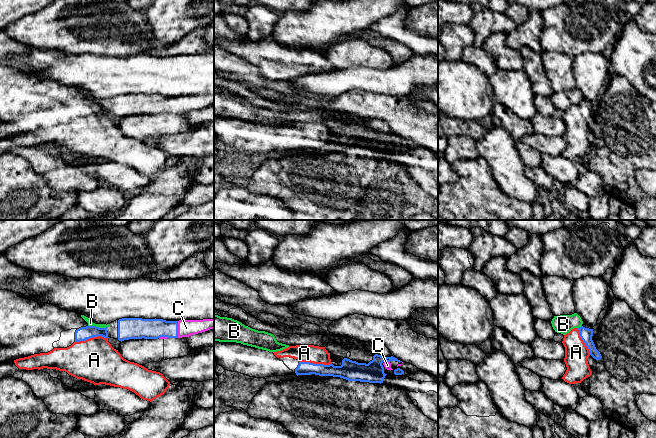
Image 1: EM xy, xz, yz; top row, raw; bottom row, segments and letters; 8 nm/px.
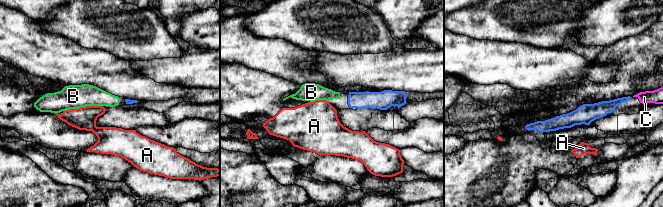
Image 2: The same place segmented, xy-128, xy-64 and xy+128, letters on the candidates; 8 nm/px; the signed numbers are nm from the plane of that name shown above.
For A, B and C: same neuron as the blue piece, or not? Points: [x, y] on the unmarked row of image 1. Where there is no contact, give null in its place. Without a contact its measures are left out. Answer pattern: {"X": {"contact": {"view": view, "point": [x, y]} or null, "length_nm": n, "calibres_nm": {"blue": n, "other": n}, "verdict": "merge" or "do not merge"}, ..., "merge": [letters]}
{"A": {"contact": {"view": "xy", "point": [91, 113]}, "length_nm": 260, "calibres_nm": {"blue": 110, "other": 360}, "verdict": "do not merge"}, "B": {"contact": {"view": "xy", "point": [98, 103]}, "length_nm": 160, "calibres_nm": {"blue": 110, "other": 50}, "verdict": "merge"}, "C": {"contact": {"view": "xy", "point": [177, 105]}, "length_nm": 140, "calibres_nm": {"blue": 160, "other": 140}, "verdict": "merge"}, "merge": ["B", "C"]}

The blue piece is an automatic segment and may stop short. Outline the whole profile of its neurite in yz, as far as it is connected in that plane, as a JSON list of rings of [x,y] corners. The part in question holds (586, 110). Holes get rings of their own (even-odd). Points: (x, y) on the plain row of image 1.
[[[577,89],[572,91],[554,92],[551,100],[555,108],[561,109],[563,111],[566,111],[572,105],[577,104],[580,108],[581,115],[589,125],[590,131],[597,137],[602,134],[600,128],[596,125],[592,116],[593,105],[583,103],[583,97]]]

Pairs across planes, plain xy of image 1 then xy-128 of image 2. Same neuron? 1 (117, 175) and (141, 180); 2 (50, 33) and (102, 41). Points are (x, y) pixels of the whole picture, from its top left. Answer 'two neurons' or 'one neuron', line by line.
1: two neurons
2: one neuron

